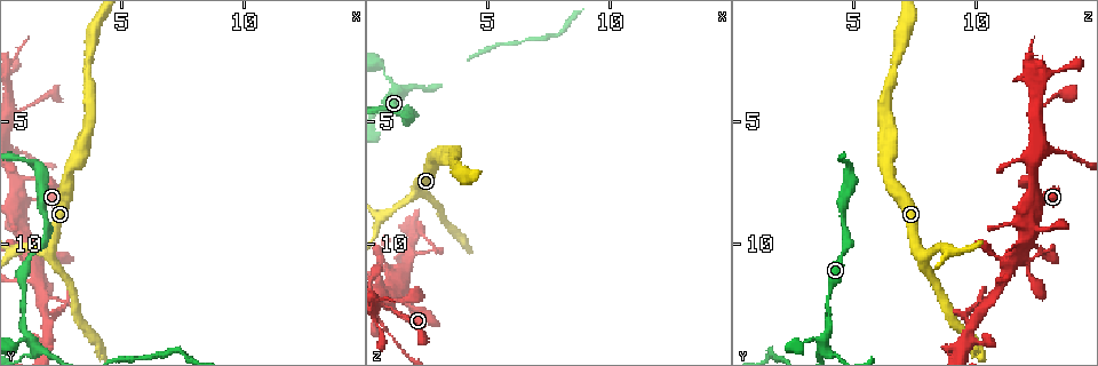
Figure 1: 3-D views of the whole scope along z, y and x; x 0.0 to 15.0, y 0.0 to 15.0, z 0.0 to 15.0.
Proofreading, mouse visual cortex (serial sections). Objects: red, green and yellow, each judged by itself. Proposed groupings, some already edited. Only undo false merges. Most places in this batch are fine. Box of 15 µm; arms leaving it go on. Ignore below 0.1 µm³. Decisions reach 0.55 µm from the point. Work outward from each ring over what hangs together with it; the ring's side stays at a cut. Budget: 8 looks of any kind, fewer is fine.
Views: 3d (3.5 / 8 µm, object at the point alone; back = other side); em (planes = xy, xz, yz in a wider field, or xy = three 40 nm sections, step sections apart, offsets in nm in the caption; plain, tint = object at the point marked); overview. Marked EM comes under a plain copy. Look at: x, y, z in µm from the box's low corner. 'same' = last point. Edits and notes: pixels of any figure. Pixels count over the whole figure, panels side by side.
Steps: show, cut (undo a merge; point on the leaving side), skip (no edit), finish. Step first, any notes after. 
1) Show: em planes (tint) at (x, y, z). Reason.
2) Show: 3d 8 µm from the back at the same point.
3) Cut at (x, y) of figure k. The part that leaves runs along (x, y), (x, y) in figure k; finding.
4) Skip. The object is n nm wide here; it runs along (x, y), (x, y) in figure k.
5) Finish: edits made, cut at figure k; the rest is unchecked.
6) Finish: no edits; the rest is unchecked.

Show: em planes (tint) at (1.0, 8.4, 12.5). Small branch off a trunk.

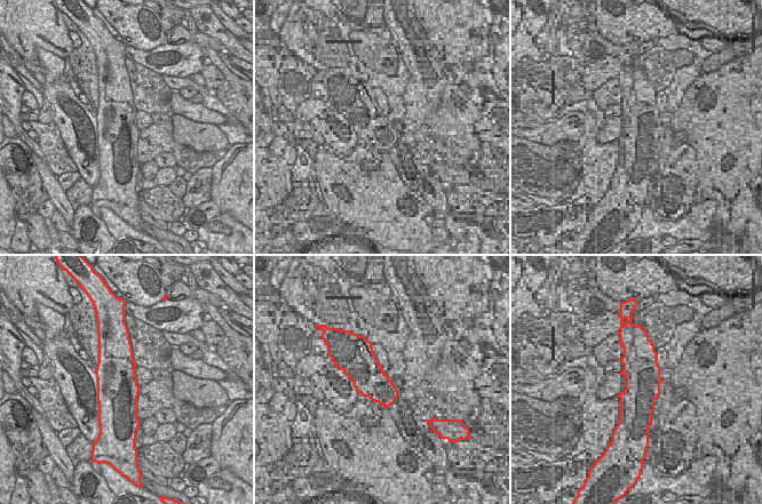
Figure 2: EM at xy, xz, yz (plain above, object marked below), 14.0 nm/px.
Show: 3d 3.5 µm at the same point. Wider look.

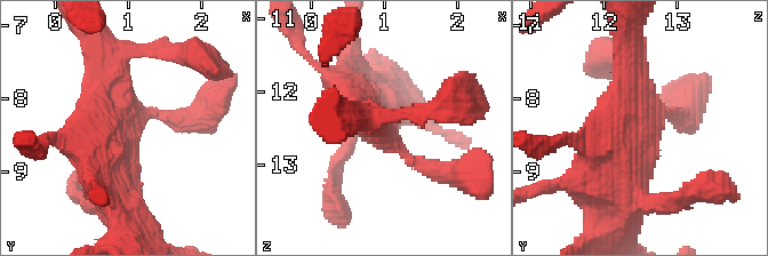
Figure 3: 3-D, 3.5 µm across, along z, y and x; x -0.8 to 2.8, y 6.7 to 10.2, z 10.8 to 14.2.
Skip. It runs along (446, 172), (414, 160), (368, 110) in figure 3; all the same cell.

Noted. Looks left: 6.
Show: em xy step 2 (tint) at (1.3, 10.4, 11.7). Four-way junction.

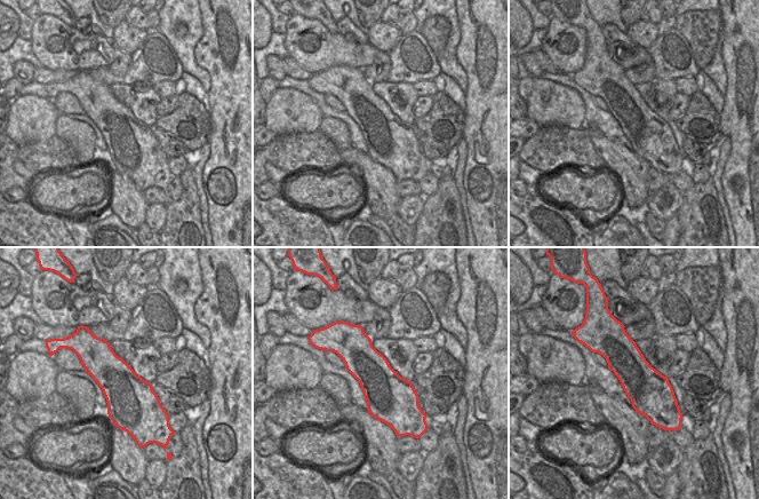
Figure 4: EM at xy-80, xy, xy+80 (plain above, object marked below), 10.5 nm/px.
Show: 3d 3.5 µm at the same point. See where the arms go.

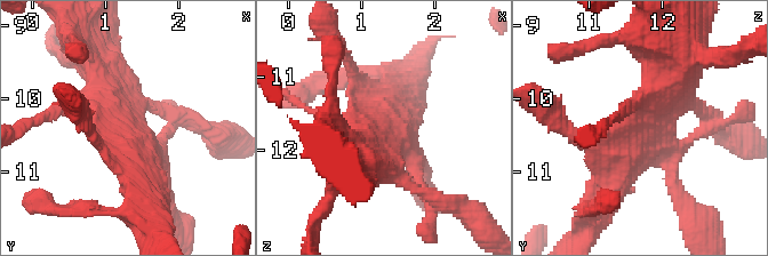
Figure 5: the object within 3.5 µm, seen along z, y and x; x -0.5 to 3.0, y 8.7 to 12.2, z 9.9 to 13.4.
Skip. The object is 500 nm wide here; it runs along (678, 68), (642, 120), (607, 193) in figure 5; continuous, no second cell.

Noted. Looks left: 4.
Show: 3d 8 µm at (2.0, 10.6, 7.9). Sharp bend.

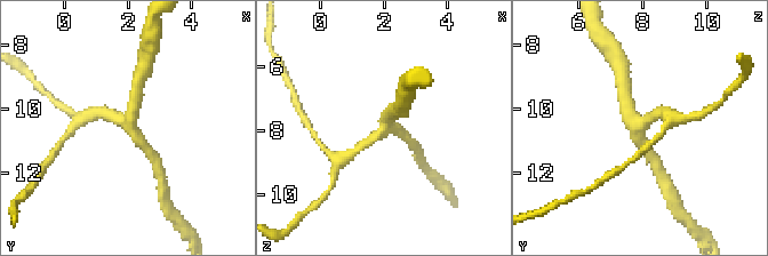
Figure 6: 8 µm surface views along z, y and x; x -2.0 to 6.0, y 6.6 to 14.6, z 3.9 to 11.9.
Show: em xy step 3 (tint) at (2.2, 10.6, 7.8).

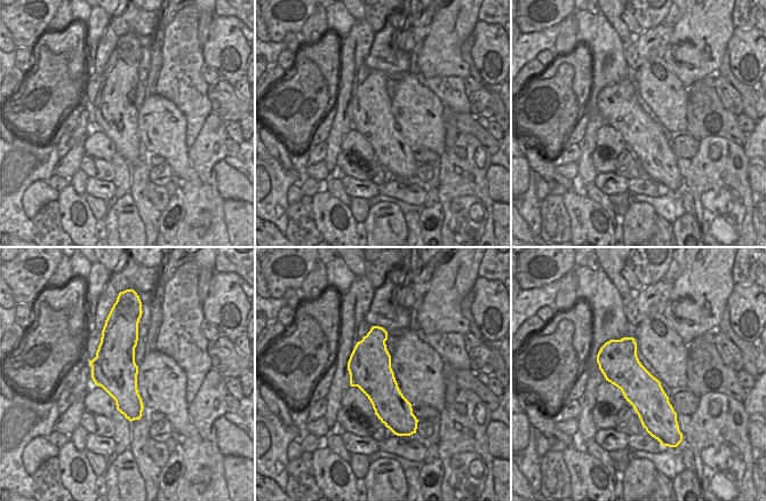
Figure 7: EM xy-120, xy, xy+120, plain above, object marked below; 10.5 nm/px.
Skip. It runs along (626, 96), (628, 112), (648, 152) in figure 6; all the same cell.

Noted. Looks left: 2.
Finish: no edits; the rest is unchecked.

